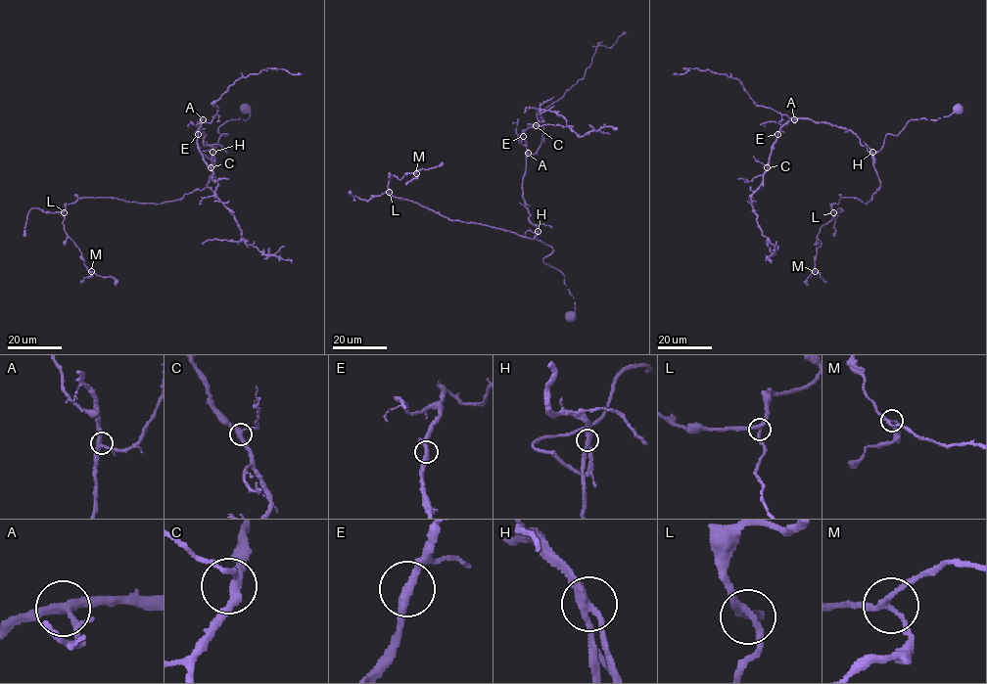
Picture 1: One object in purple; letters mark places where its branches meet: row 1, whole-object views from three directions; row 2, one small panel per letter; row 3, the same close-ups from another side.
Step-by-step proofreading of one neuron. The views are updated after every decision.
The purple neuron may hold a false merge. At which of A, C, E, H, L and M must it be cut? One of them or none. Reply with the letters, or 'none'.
none

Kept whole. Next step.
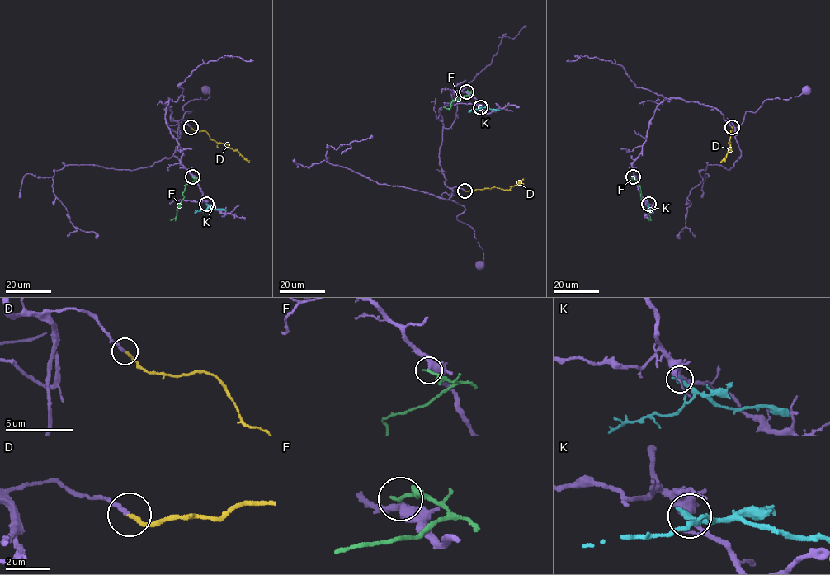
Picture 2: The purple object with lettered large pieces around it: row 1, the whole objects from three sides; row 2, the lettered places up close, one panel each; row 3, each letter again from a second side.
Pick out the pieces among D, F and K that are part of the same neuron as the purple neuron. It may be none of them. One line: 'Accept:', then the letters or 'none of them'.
Accept: D

